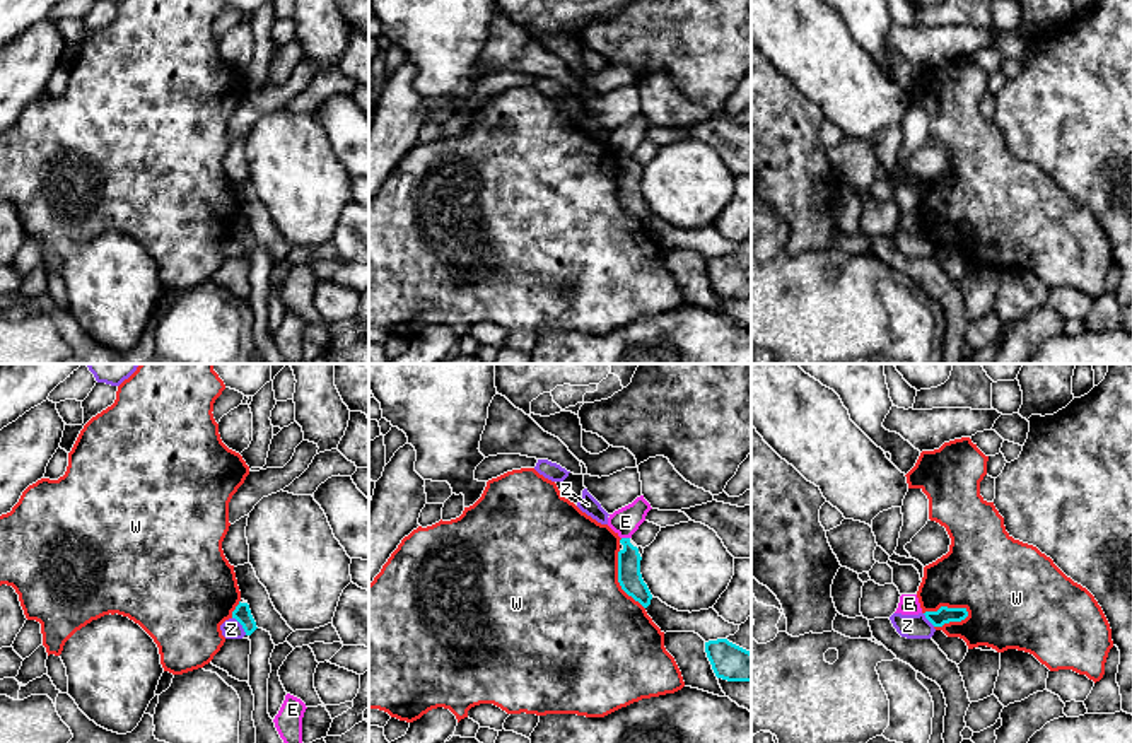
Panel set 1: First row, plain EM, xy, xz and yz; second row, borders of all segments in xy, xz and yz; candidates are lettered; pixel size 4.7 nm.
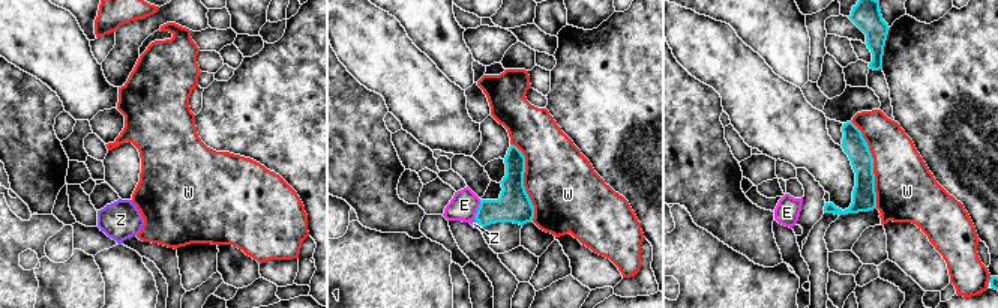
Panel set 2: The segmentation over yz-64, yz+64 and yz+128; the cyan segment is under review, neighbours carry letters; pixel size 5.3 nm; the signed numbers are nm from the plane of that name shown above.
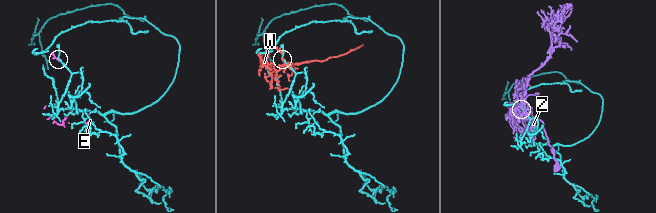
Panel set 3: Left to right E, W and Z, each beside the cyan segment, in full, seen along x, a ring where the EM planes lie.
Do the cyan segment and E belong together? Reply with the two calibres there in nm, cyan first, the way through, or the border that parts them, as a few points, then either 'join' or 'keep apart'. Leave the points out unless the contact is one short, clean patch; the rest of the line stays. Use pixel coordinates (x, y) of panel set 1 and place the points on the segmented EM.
110/140 nm | along xz (622, 537), (629, 538) | keep apart

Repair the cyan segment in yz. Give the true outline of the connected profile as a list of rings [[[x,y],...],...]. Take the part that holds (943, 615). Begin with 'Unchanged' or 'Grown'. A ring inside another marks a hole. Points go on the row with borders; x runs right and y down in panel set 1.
Unchanged. [[[941,606],[937,611],[925,611],[924,615],[934,627],[942,627],[944,623],[949,622],[965,620],[968,617],[968,611],[966,608]]]

